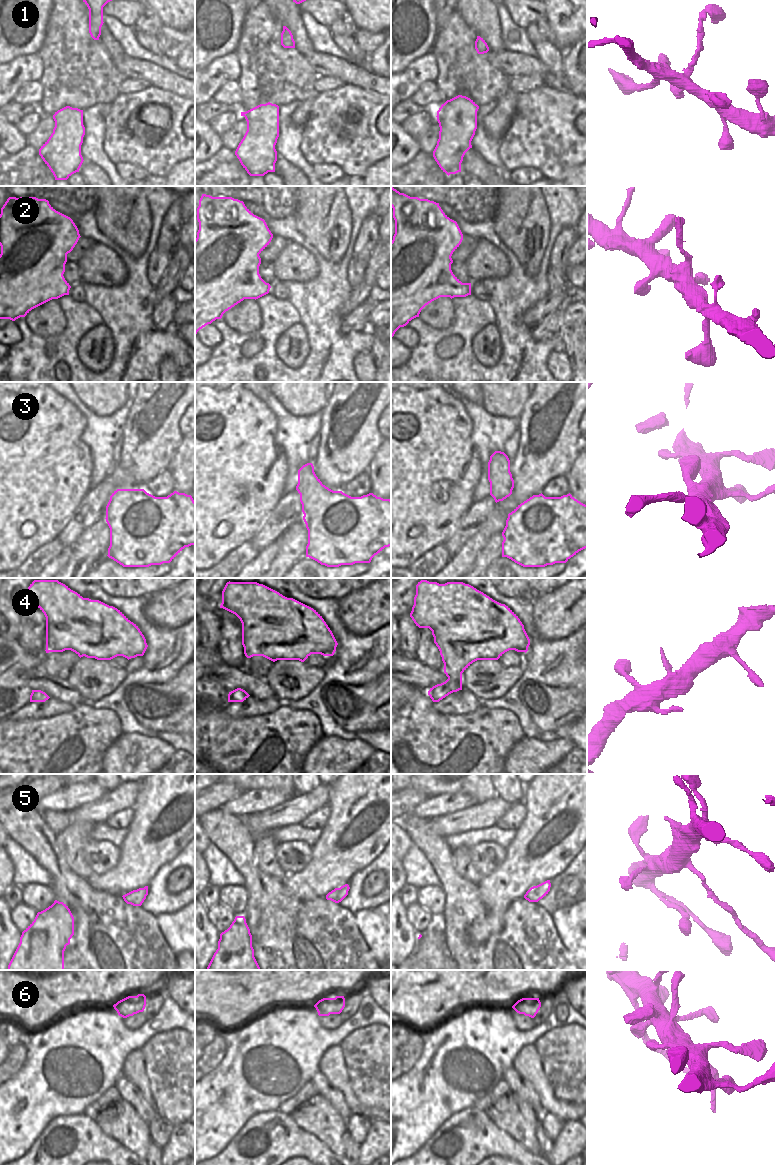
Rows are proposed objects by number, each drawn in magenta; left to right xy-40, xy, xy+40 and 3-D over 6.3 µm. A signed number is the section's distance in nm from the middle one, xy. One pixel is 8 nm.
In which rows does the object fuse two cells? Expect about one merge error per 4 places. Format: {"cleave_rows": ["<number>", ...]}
{"cleave_rows": ["5", "6"]}

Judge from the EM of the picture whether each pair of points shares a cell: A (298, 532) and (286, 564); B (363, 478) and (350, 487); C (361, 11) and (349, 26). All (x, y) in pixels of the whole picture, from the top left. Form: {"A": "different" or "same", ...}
{"A": "same", "B": "same", "C": "different"}

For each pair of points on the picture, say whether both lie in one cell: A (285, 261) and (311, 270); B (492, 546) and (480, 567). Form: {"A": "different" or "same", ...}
{"A": "same", "B": "same"}

